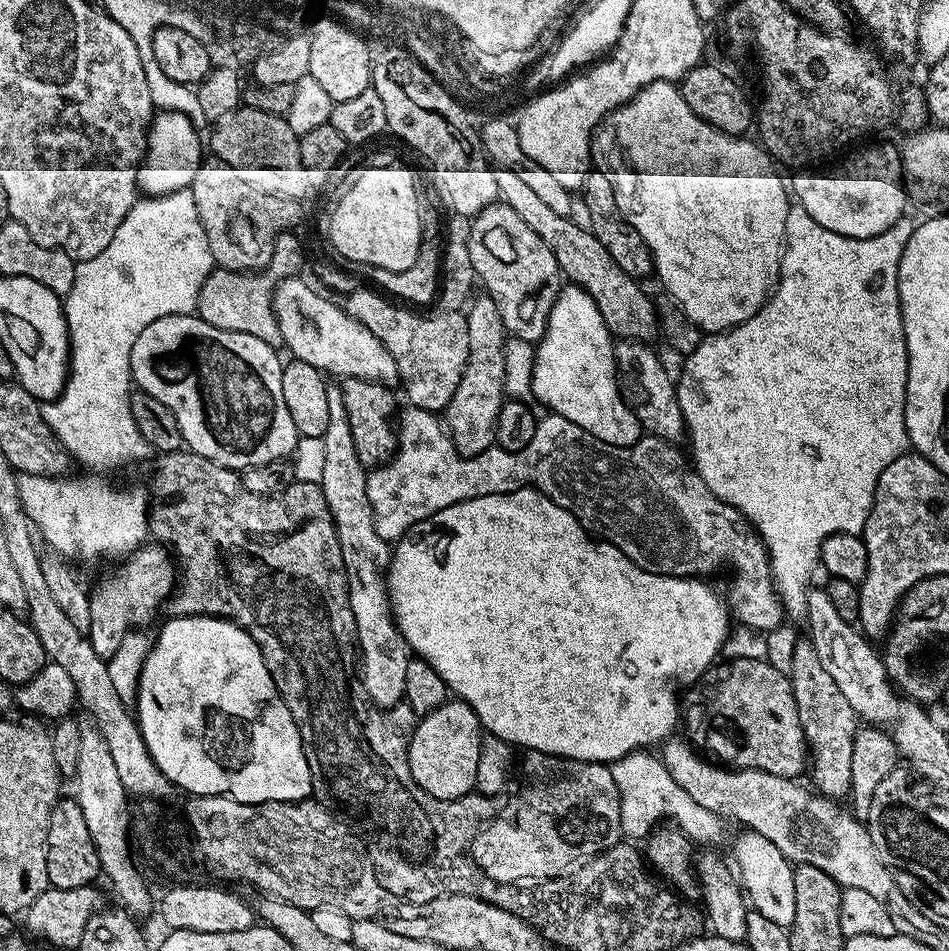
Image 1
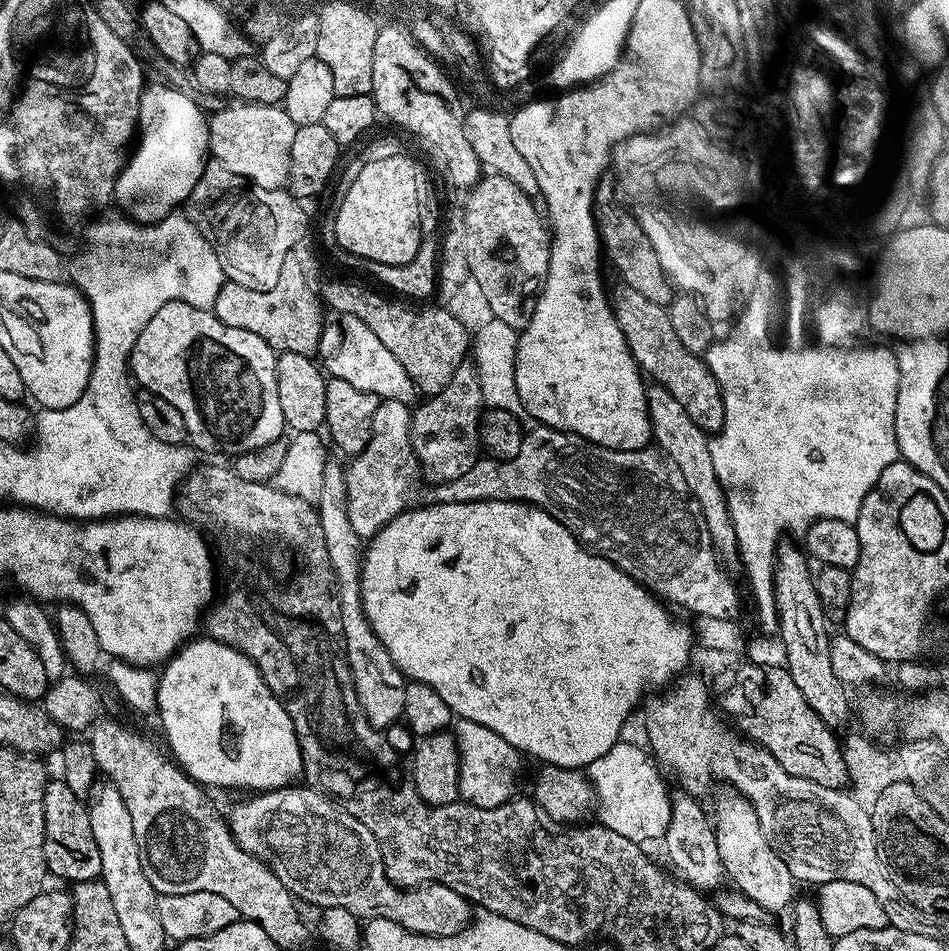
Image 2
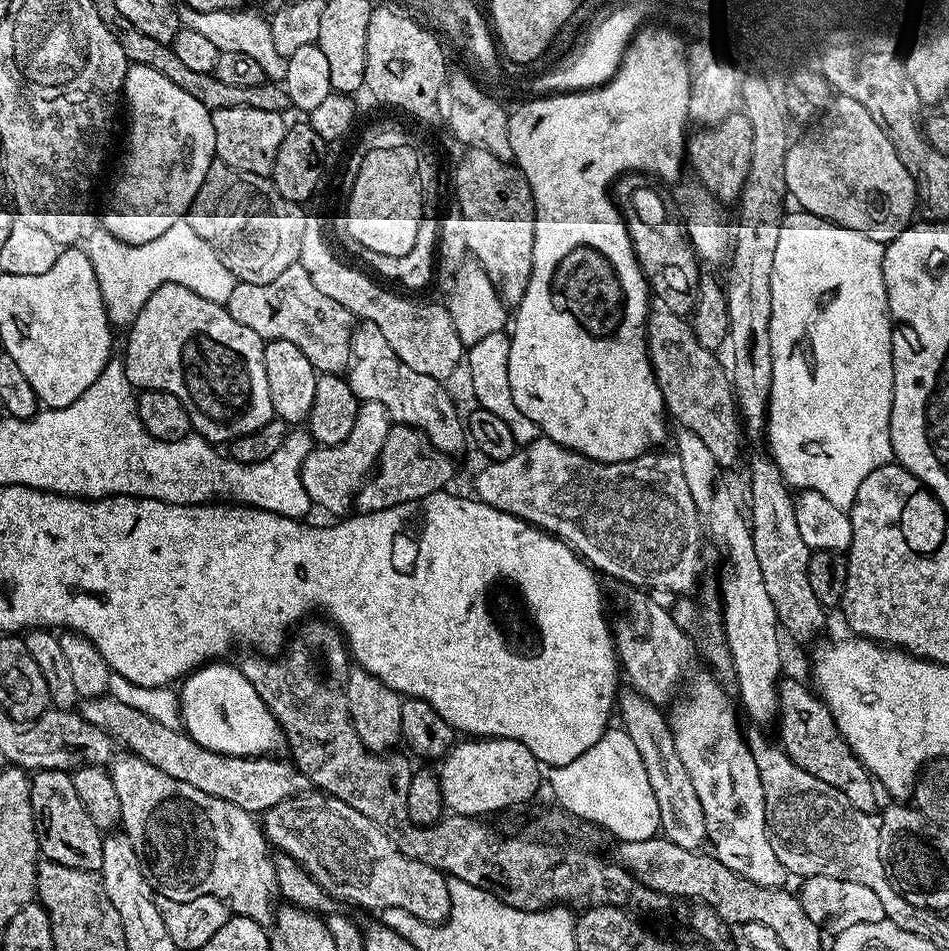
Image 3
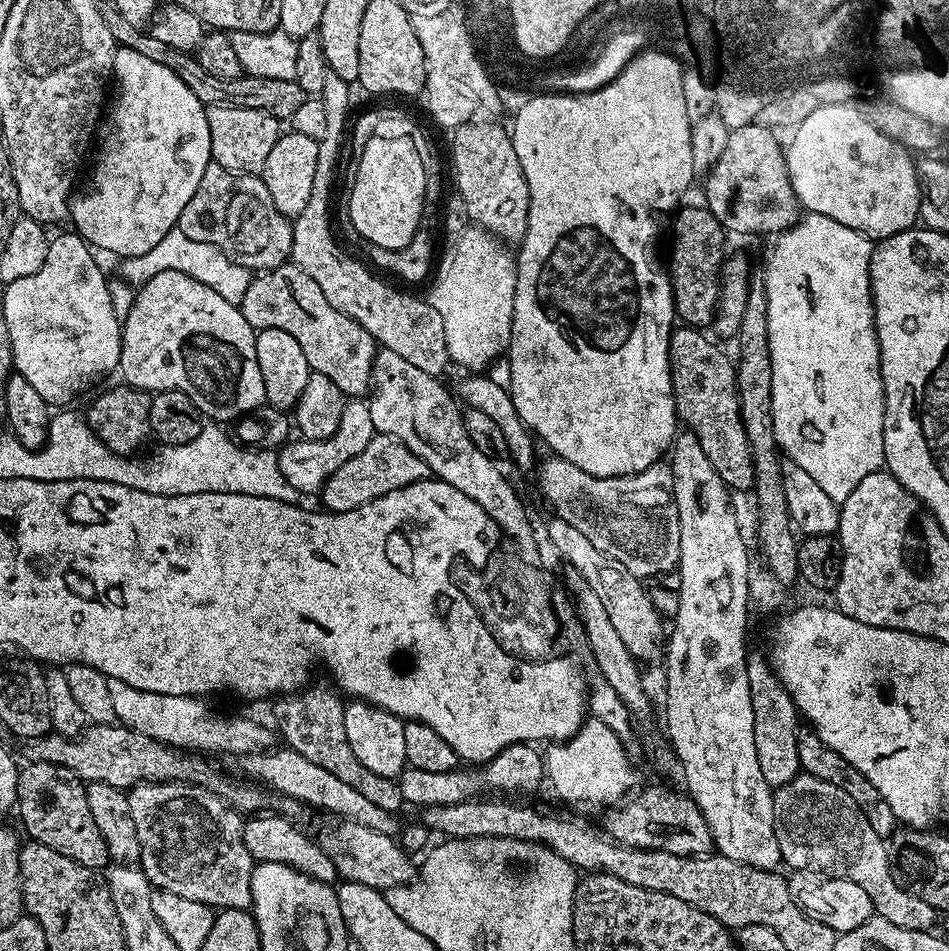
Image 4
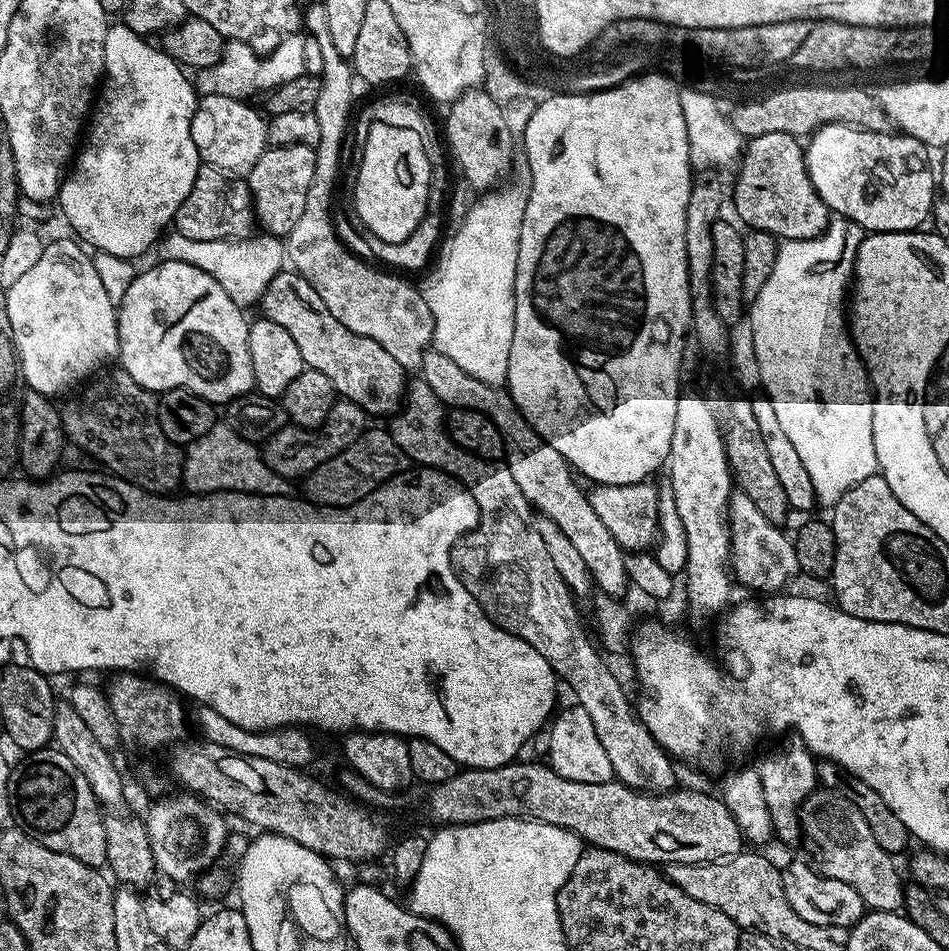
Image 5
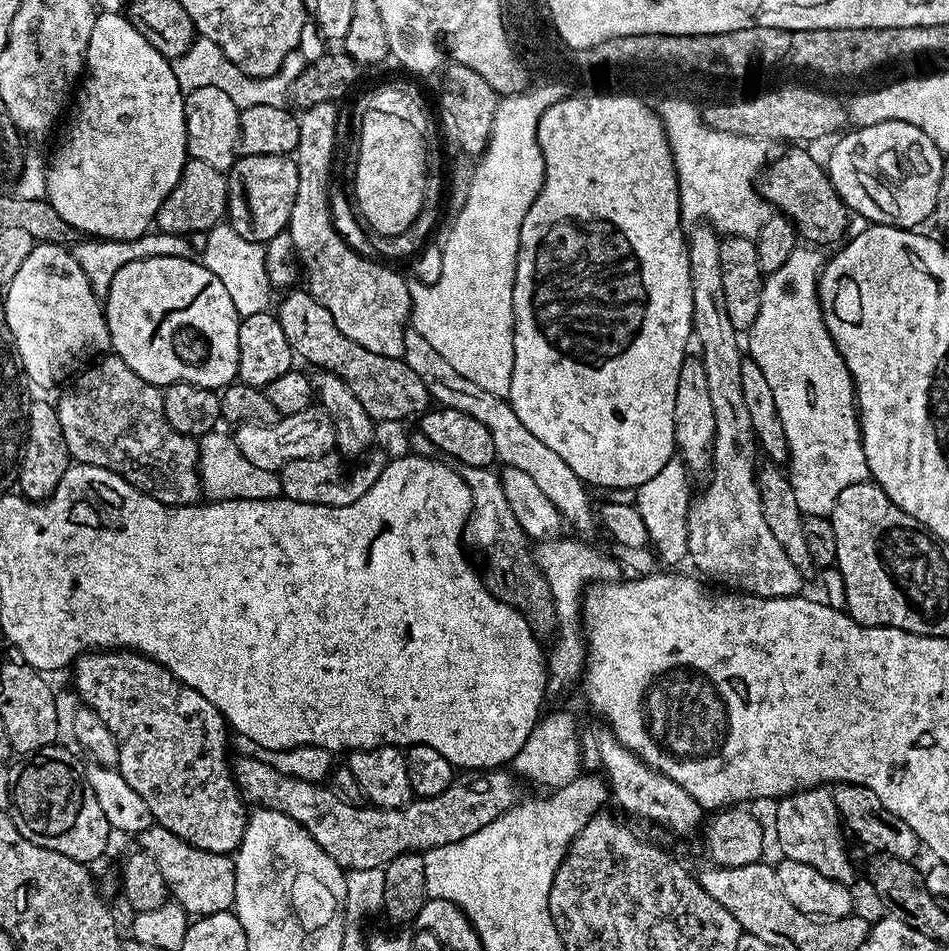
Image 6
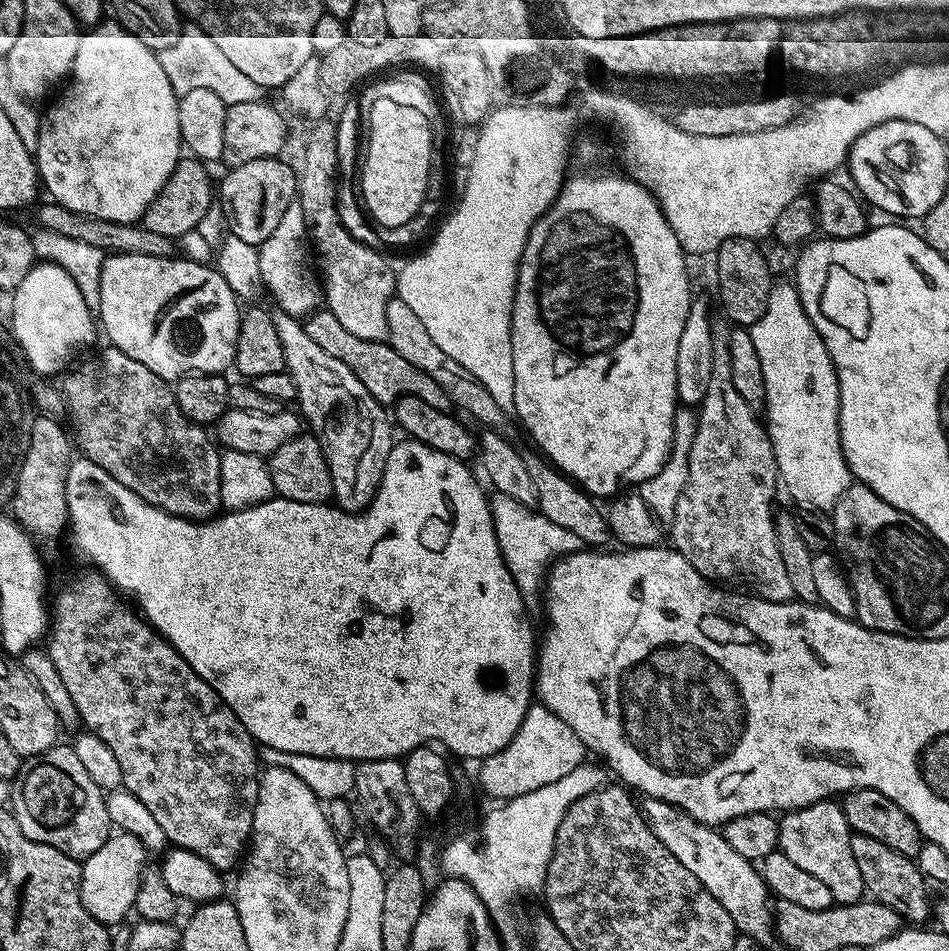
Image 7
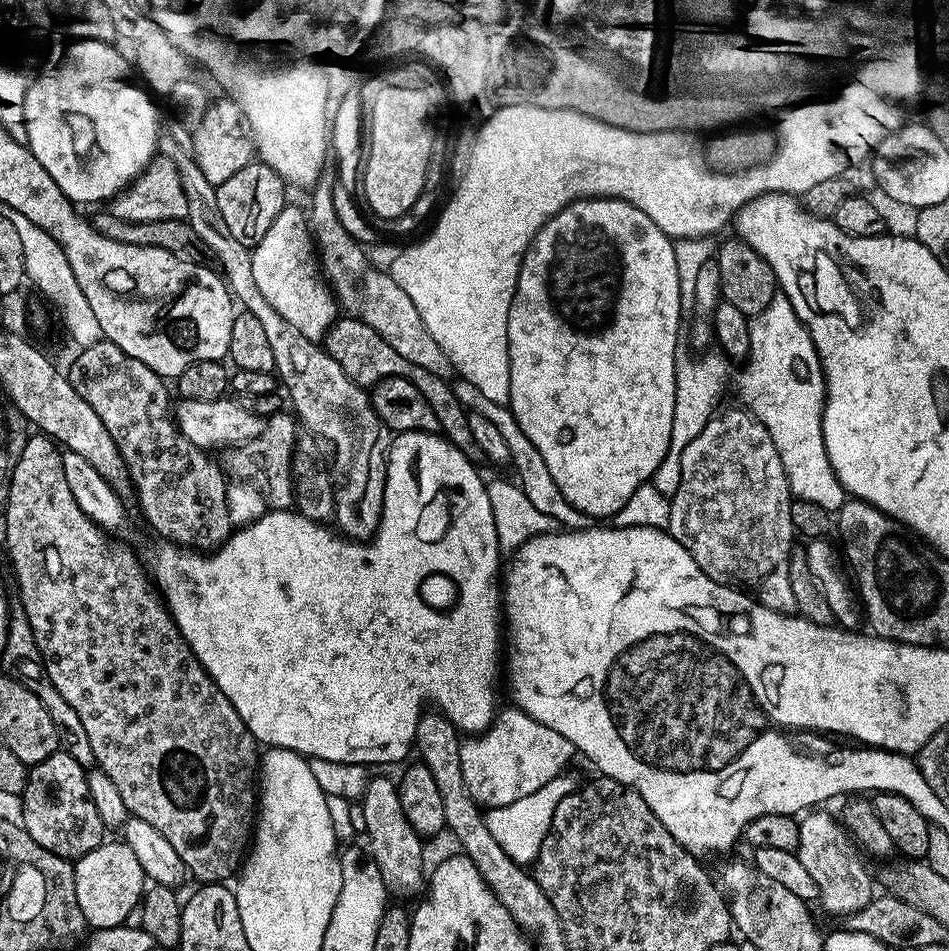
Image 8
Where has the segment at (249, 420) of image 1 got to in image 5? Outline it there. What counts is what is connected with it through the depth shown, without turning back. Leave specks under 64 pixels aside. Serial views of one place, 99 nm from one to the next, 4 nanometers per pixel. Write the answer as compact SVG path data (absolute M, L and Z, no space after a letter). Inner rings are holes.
M161 259L159 263L153 268L146 269L145 272L144 269L137 271L134 282L130 282L130 290L126 290L126 298L122 298L122 302L118 305L116 321L118 322L118 346L120 347L119 367L130 378L134 378L138 386L157 394L169 392L172 388L185 388L217 406L227 406L236 397L249 395L254 388L254 370L250 366L249 321L244 320L245 313L234 302L230 302L230 294L226 294L226 290L222 290L222 286L218 286L218 282L214 282L214 278L206 274L206 270L198 270L198 266L190 266L190 262L181 260Z

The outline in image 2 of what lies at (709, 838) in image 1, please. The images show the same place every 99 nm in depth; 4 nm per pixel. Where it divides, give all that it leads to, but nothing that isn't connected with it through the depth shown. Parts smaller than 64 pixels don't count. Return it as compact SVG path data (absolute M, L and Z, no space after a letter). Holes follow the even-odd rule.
M627 742L615 744L613 748L606 750L606 754L602 754L602 758L594 758L594 762L588 764L586 775L592 784L594 800L598 805L599 823L622 834L622 838L637 842L660 842L670 826L672 796L660 777L661 769L657 761L641 748Z

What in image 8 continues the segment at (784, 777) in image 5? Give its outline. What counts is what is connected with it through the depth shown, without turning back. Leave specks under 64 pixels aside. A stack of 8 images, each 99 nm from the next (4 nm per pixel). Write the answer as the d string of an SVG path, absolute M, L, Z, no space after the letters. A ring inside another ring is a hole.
M812 810L799 821L800 833L796 857L806 866L810 878L818 882L818 904L832 916L847 918L860 912L874 898L872 880L864 869L862 861L856 857L853 843L842 827L841 821L834 815L827 816L824 810Z

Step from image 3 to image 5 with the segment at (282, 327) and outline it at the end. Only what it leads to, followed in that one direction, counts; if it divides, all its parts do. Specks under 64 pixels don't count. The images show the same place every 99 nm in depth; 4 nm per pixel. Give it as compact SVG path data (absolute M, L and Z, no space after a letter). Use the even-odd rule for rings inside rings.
M285 270L272 279L270 286L266 286L262 294L258 308L259 311L264 311L261 312L263 319L278 322L278 326L283 326L290 338L294 338L307 367L319 370L326 374L326 378L330 378L337 397L354 402L369 417L388 418L400 411L406 391L406 369L391 354L386 354L386 350L382 350L382 346L374 342L374 338L362 338L362 334L346 330L346 326L342 326L342 322L338 322L338 318L334 318L334 314L326 310L326 302L318 298L318 290L314 290L314 286L310 286L310 282L306 282L306 278L299 276L295 270Z

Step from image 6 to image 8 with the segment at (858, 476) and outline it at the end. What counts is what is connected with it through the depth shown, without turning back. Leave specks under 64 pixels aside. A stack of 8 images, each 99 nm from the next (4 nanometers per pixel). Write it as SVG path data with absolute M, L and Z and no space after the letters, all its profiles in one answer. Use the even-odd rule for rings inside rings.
M777 294L763 314L751 321L750 354L743 368L740 376L743 407L770 434L782 458L793 497L814 502L814 506L822 506L829 514L839 513L846 493L830 466L822 434L824 371L806 326L783 294Z

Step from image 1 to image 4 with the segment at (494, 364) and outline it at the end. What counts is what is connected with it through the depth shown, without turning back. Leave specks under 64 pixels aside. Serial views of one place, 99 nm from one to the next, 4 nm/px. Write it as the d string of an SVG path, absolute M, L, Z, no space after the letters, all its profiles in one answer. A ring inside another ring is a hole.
M374 435L370 438L366 450L350 458L350 462L342 462L334 474L325 482L322 489L323 507L329 512L342 512L366 506L366 502L374 502L382 494L390 494L390 490L402 490L416 480L429 479L430 473L426 462L415 456L398 438L393 436Z

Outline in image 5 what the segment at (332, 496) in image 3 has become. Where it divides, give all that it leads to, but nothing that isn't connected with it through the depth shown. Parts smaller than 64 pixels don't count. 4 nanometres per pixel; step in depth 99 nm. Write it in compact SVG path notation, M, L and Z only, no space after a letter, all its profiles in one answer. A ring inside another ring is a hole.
M343 398L337 399L322 430L289 426L263 441L264 463L282 477L303 478L322 466L322 462L334 458L339 452L346 450L346 446L354 443L366 430L364 420L366 421L366 413L357 404Z

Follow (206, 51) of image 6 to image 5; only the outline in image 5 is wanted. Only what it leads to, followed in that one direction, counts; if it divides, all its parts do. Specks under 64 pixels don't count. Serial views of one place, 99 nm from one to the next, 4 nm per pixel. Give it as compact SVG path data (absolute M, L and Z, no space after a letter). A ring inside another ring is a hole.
M287 36L273 52L261 54L246 46L246 42L230 40L225 43L222 58L214 66L201 68L195 73L194 87L200 96L234 96L252 98L255 92L267 94L272 89L294 78L305 75L306 42L304 36Z

